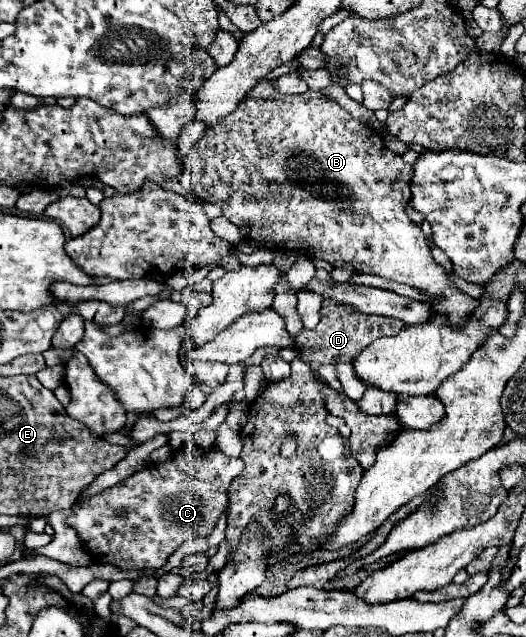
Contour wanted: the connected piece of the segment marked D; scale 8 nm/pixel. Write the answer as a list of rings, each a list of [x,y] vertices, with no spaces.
[[[323,301],[319,325],[313,331],[303,331],[303,337],[297,337],[295,345],[299,349],[299,357],[307,363],[313,363],[315,367],[331,361],[345,363],[345,361],[353,361],[367,345],[371,345],[371,341],[385,335],[397,335],[403,325],[405,323],[399,319],[367,315],[355,309],[347,309],[343,305],[335,305],[335,301]]]

